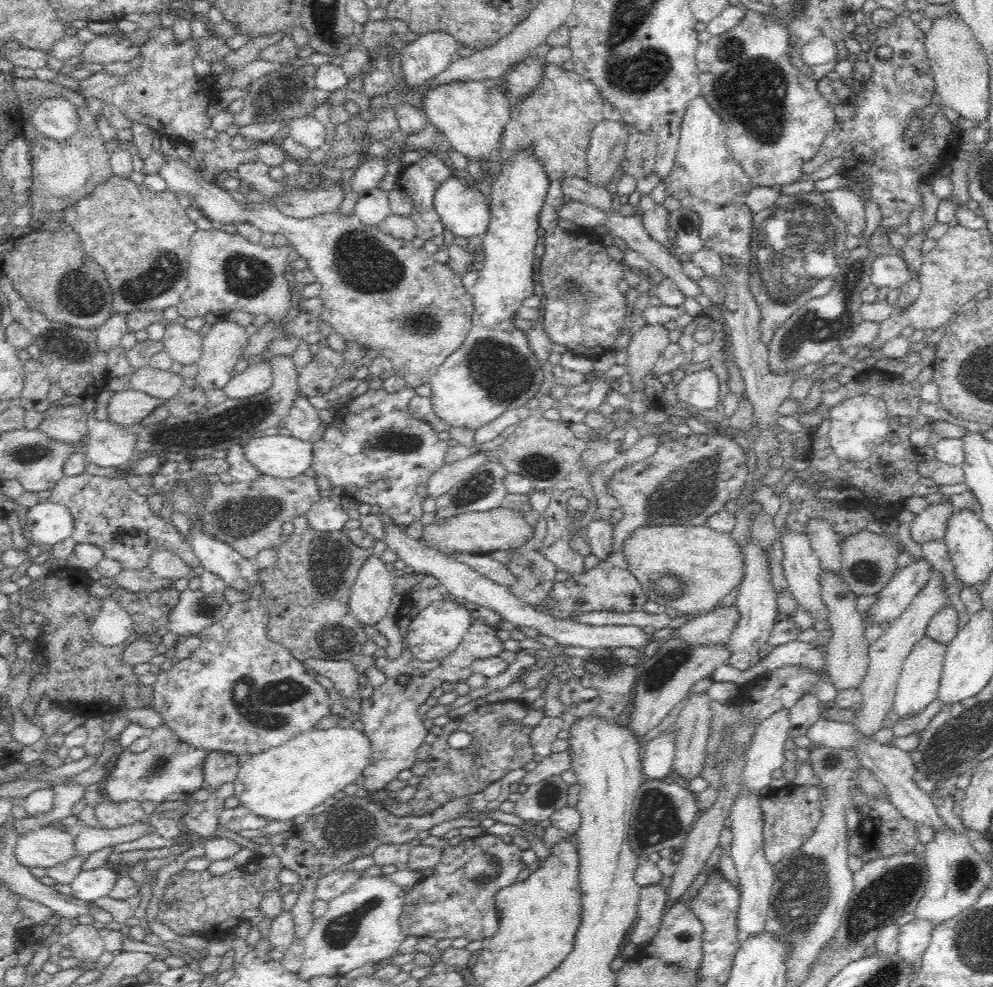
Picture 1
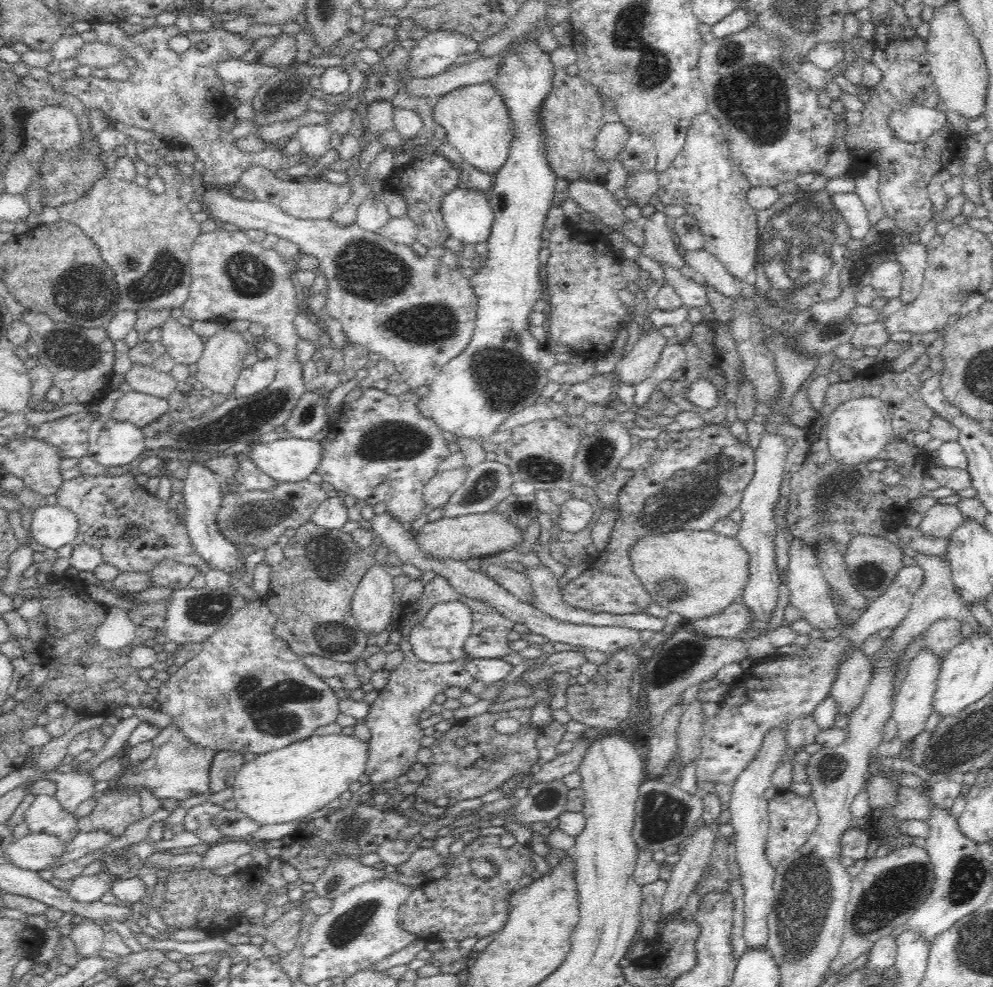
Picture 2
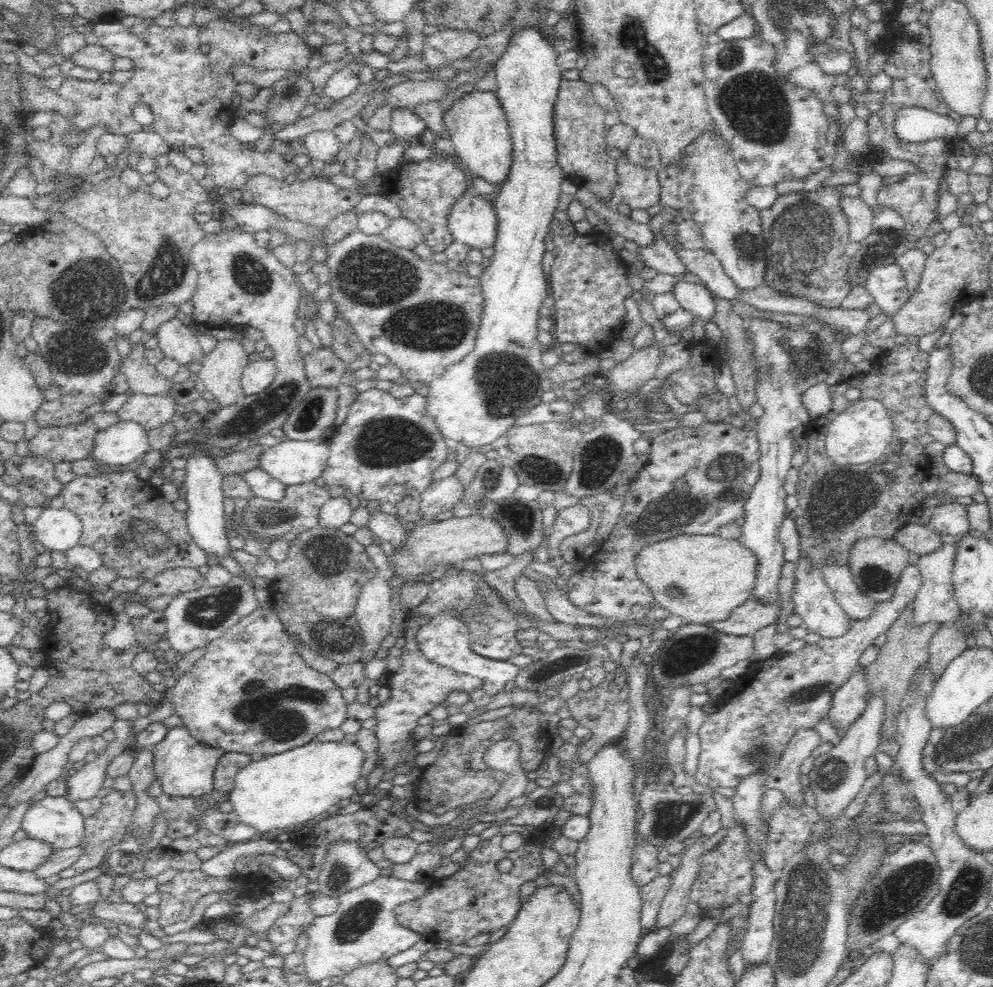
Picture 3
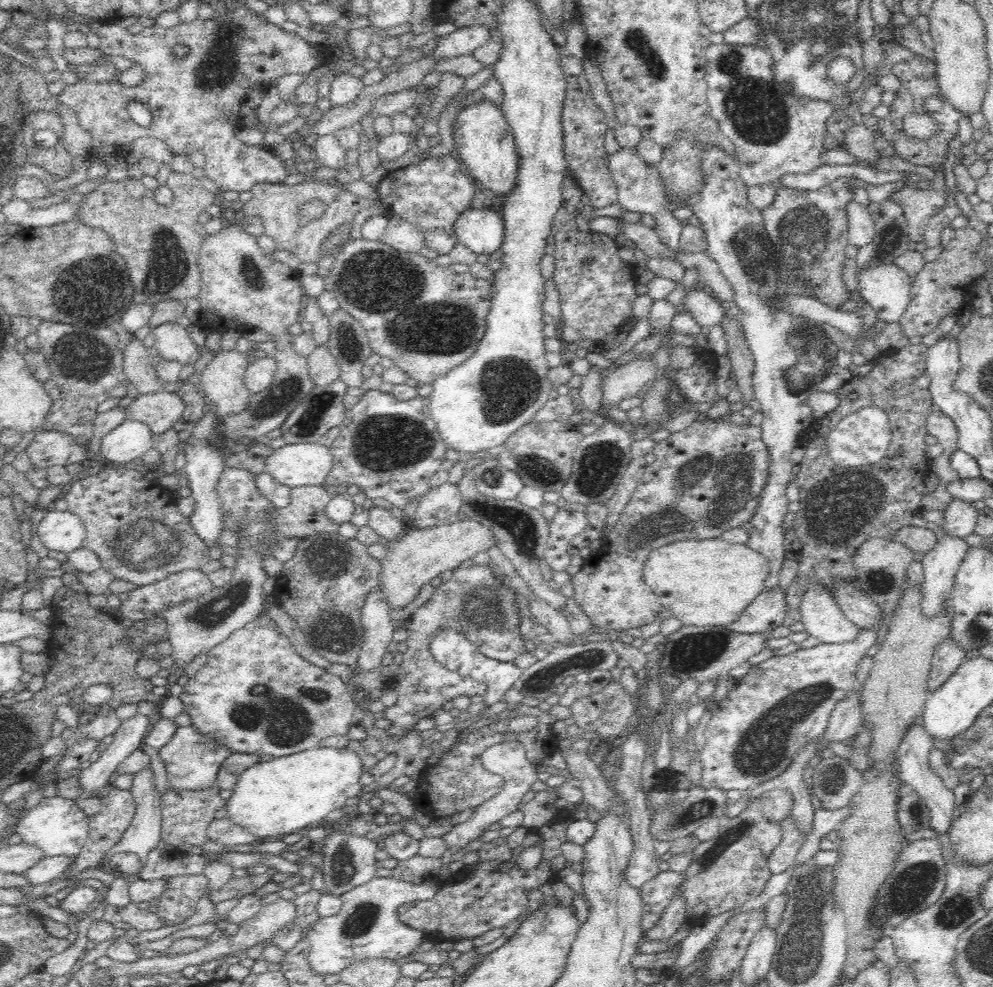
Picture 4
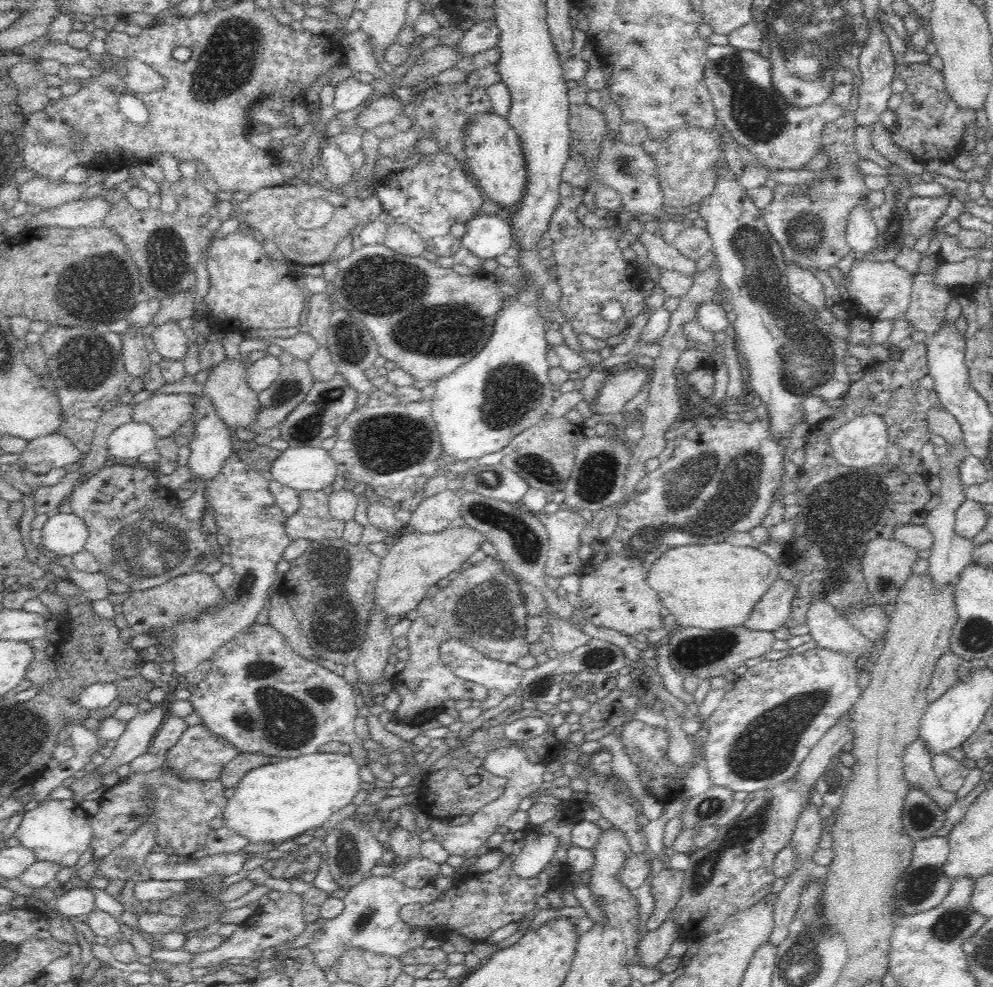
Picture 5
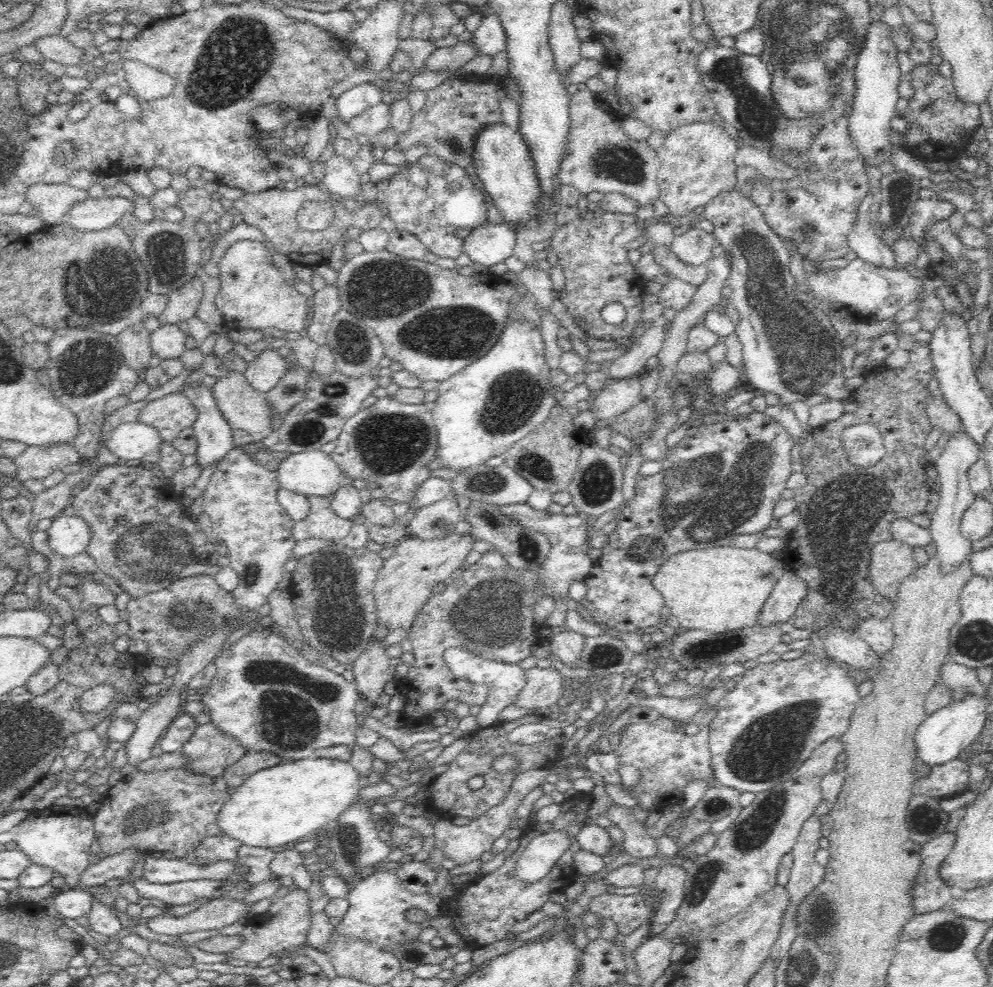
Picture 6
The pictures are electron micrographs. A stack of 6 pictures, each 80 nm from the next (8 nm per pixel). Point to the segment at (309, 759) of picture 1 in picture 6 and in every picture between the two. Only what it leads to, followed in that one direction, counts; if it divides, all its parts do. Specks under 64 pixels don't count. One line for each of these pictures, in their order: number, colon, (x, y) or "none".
2: (290, 784)
3: (272, 794)
4: (278, 796)
5: (279, 801)
6: (292, 802)

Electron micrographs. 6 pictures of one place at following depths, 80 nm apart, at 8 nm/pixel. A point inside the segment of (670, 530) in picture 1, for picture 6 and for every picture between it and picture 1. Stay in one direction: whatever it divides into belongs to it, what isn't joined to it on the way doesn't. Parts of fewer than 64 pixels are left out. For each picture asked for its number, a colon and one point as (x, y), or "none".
2: (697, 574)
3: (702, 578)
4: (708, 583)
5: (714, 586)
6: (721, 589)

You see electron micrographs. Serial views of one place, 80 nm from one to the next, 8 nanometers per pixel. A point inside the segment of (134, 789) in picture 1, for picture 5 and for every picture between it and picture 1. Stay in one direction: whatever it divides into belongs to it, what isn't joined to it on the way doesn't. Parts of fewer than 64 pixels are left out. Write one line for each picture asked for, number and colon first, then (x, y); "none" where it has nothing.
2: (177, 769)
3: (185, 766)
4: (192, 760)
5: (200, 755)

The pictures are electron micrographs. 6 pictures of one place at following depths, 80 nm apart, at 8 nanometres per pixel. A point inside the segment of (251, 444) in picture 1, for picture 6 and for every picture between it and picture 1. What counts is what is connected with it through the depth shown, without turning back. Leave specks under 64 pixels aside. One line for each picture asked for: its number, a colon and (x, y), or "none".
2: (290, 460)
3: (292, 462)
4: (296, 465)
5: (304, 469)
6: (311, 474)

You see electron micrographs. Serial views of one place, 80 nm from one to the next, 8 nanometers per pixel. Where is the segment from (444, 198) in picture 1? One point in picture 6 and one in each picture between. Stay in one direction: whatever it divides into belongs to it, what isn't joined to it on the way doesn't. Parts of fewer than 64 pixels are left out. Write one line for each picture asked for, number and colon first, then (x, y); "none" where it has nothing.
2: (468, 216)
3: (474, 222)
4: (481, 230)
5: (487, 237)
6: (490, 244)

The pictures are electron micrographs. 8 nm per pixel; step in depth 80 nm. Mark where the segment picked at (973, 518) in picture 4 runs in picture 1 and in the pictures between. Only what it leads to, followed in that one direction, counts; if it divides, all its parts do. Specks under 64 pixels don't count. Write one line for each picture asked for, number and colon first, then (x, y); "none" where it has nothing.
1: (931, 524)
2: (941, 520)
3: (950, 520)

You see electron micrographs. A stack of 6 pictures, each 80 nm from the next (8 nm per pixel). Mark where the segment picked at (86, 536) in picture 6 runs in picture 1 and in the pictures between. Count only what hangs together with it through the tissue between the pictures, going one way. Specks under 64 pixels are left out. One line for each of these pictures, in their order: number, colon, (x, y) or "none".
1: (48, 523)
2: (54, 526)
3: (60, 530)
4: (64, 532)
5: (65, 534)

